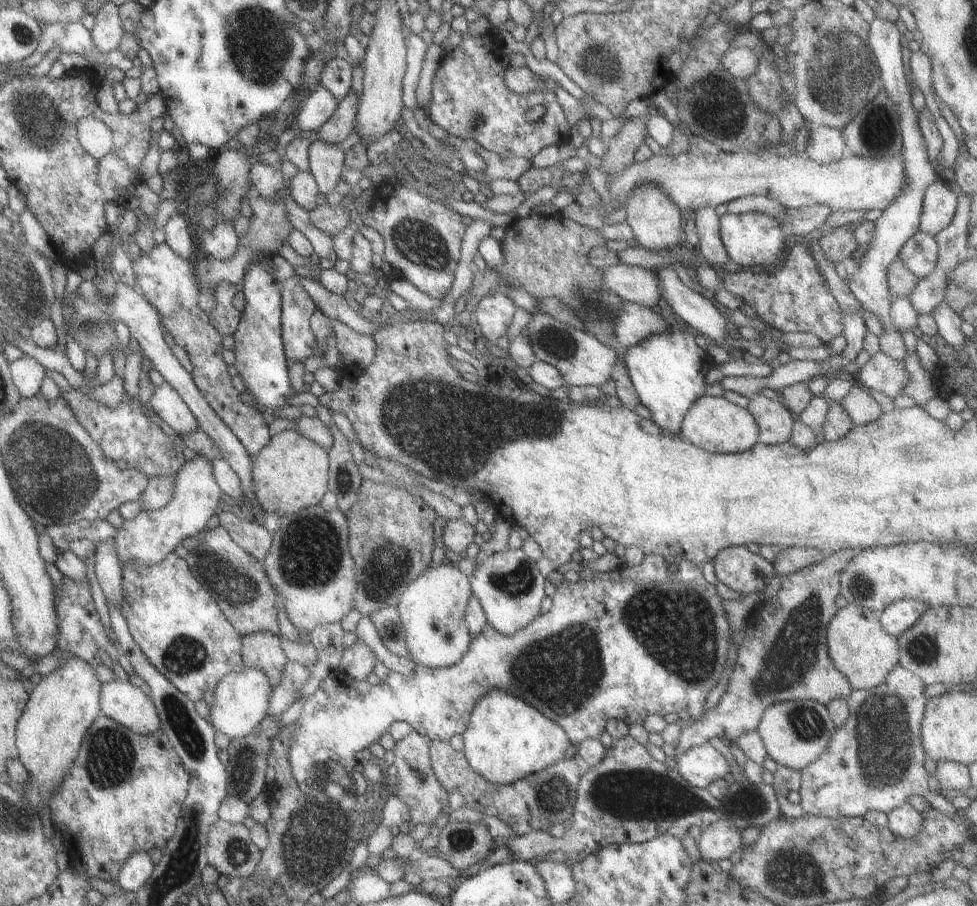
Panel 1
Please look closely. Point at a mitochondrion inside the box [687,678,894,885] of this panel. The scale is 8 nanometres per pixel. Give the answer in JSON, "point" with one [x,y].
{"point":[807,722]}

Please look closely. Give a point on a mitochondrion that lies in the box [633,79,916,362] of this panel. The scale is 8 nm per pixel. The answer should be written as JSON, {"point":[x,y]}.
{"point":[878,131]}

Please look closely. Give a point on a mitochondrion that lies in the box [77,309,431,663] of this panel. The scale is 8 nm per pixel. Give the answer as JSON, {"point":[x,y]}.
{"point":[312,554]}

